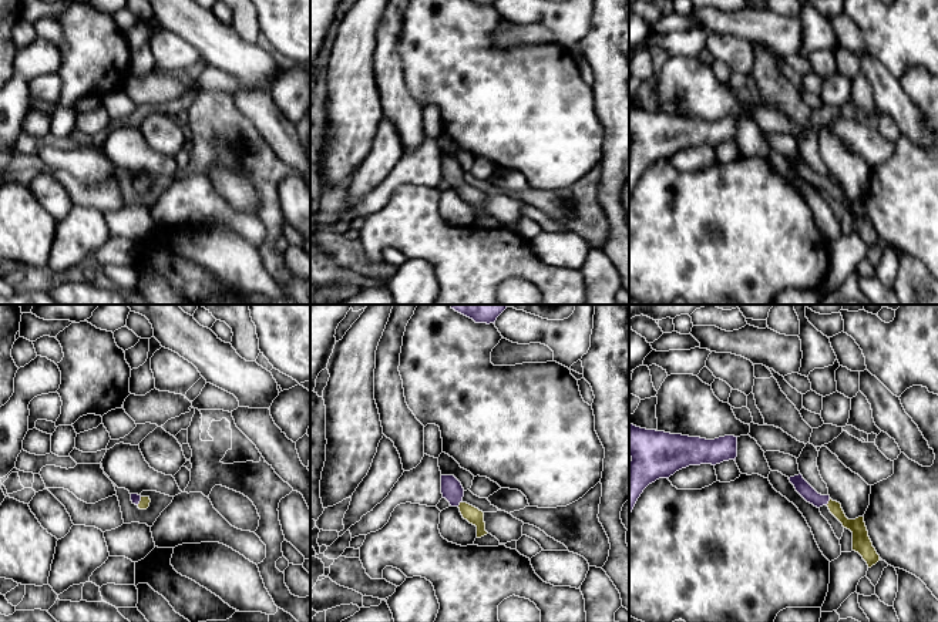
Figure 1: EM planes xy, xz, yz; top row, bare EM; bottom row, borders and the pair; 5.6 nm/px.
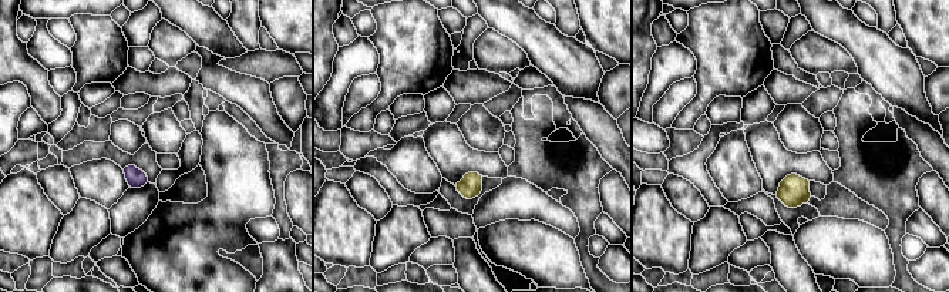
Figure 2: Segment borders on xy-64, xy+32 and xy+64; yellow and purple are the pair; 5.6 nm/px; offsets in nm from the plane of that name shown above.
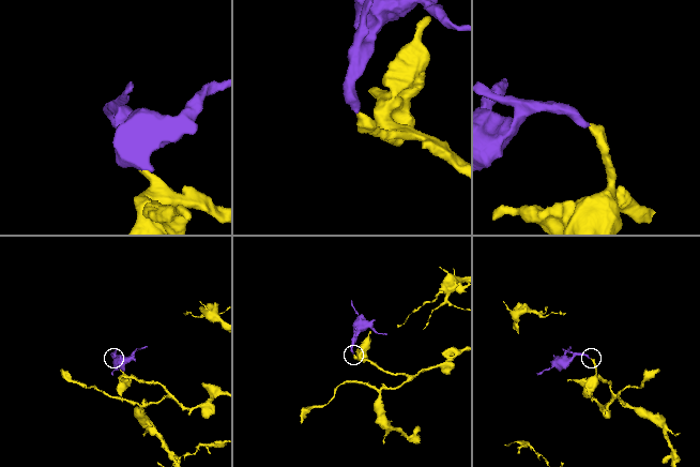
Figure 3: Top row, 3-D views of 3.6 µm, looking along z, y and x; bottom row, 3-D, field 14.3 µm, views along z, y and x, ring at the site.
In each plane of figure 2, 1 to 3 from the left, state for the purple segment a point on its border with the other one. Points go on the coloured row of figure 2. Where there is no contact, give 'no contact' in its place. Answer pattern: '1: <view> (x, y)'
1: no contact
2: no contact
3: no contact

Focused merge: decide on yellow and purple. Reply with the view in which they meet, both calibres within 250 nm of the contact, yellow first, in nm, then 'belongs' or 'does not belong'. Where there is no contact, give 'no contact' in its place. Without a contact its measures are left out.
yz | 90/80 nm | belongs

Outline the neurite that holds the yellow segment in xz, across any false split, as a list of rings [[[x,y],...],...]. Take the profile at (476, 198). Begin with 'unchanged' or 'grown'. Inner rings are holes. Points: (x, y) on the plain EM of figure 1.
grown; [[[441,157],[441,175],[451,188],[458,188],[464,201],[477,208],[477,219],[487,216],[484,194],[463,182],[464,169],[454,157]]]

